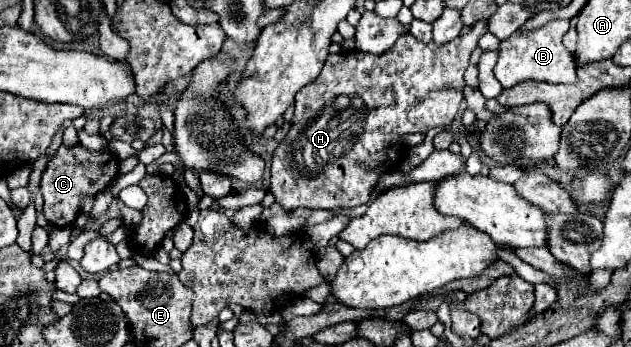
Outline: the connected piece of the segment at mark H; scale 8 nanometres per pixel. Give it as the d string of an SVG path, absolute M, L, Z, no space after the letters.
M479 21L467 35L459 35L445 45L425 45L411 33L405 33L395 41L393 49L383 55L371 55L357 49L329 55L319 77L295 95L291 129L273 153L269 191L273 193L275 201L285 211L295 211L299 207L341 209L365 205L381 175L399 167L404 147L401 142L403 135L427 133L433 127L443 127L453 121L463 101L463 73L479 37L485 31L487 23Z

